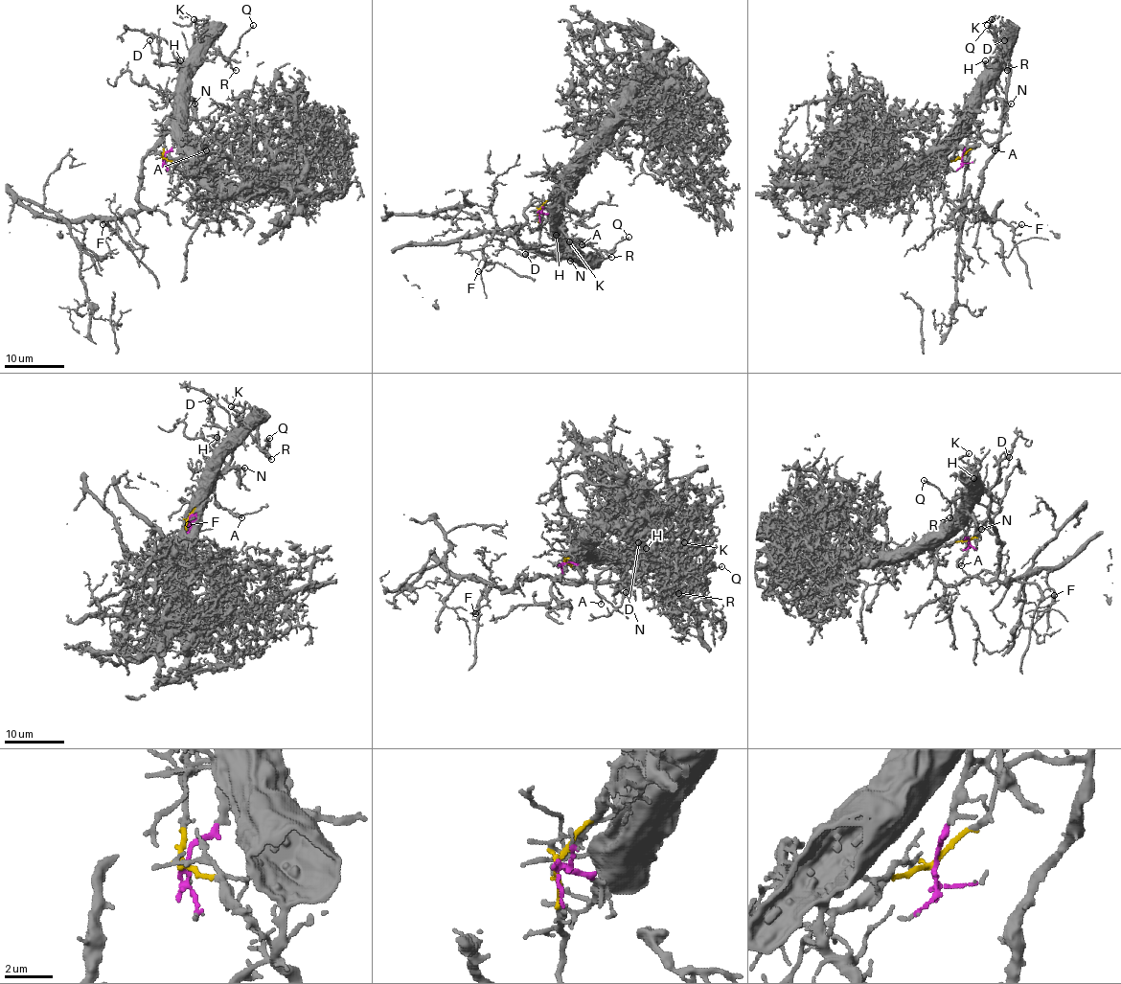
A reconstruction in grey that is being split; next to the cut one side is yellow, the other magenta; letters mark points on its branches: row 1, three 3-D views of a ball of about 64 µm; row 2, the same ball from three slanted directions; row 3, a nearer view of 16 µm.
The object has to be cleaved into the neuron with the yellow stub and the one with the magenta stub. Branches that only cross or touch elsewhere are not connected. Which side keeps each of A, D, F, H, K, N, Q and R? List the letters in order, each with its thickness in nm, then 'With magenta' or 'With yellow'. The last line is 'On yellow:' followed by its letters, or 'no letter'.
A: Thickness 130 nm. With magenta
D: Thickness 120 nm. With magenta
F: Thickness 140 nm. With yellow
H: Thickness 150 nm. With magenta
K: Thickness 140 nm. With magenta
N: Thickness 150 nm. With magenta
Q: Thickness 130 nm. With magenta
R: Thickness 150 nm. With magenta
On yellow: F

